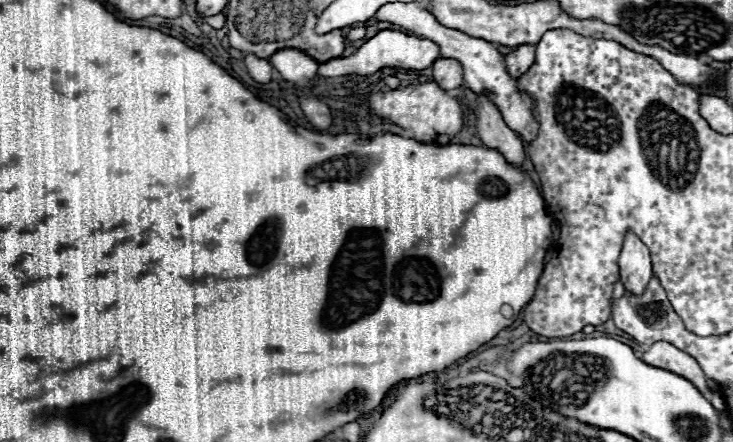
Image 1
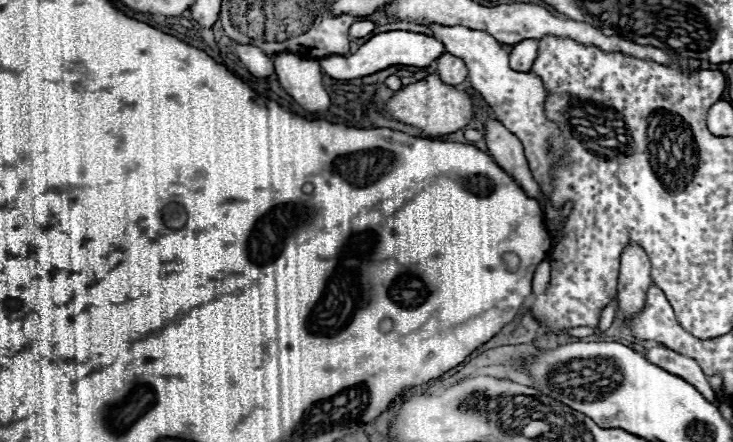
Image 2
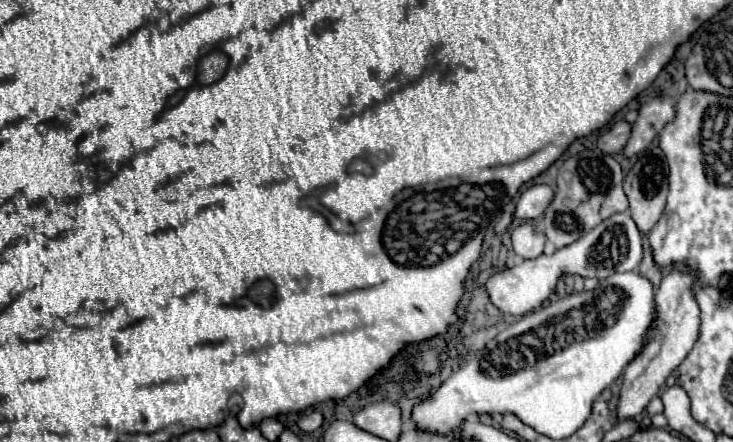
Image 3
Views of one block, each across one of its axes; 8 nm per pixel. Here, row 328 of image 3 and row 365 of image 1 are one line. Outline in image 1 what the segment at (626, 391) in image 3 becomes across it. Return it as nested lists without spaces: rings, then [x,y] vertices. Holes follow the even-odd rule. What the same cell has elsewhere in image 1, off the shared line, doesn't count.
[[[654,342],[644,354],[642,360],[650,366],[658,366],[664,370],[670,370],[674,374],[682,374],[682,378],[690,378],[690,382],[694,382],[694,386],[698,386],[698,390],[702,394],[708,392],[708,384],[706,384],[706,376],[702,372],[702,368],[698,366],[698,362],[678,350],[676,346],[668,344],[668,342]]]

